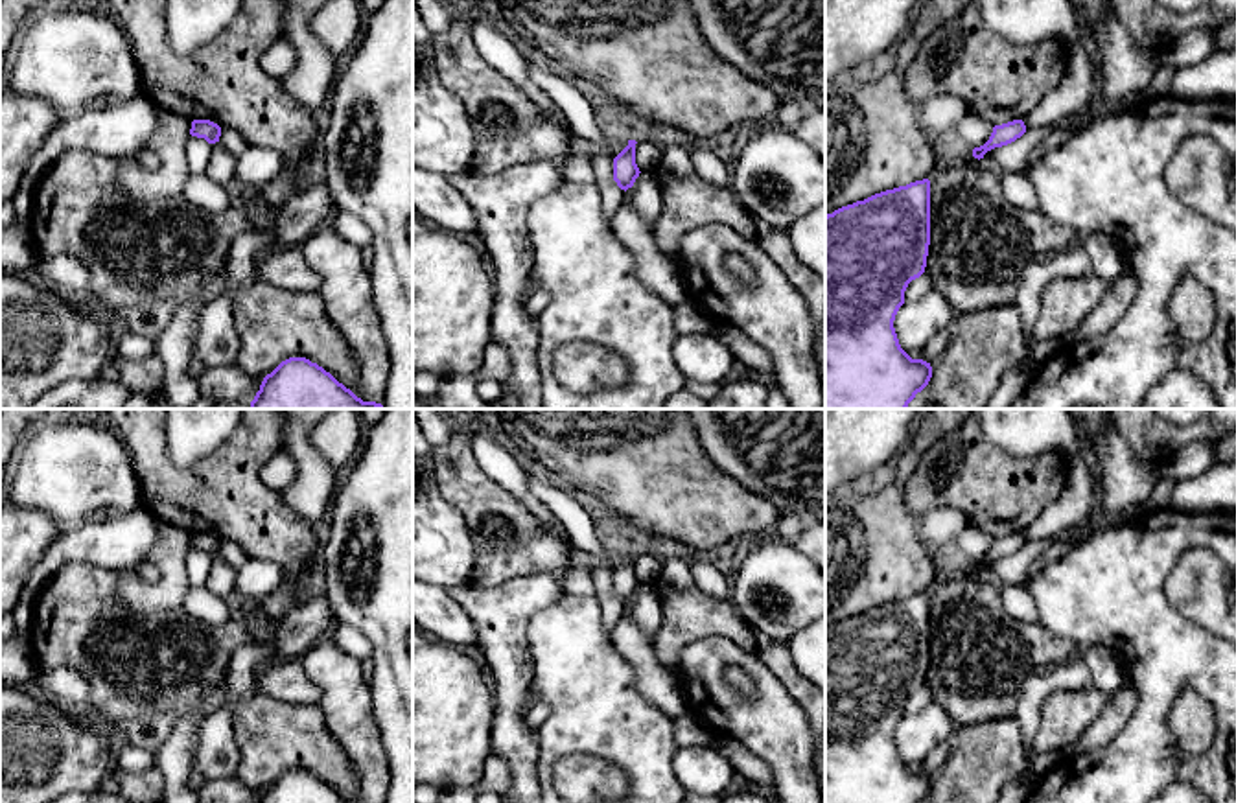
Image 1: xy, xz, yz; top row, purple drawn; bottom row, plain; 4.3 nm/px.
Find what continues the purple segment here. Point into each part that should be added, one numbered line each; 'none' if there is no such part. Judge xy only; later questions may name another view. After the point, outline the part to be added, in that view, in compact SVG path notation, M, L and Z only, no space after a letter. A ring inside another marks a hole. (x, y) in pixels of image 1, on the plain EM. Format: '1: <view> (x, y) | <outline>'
none

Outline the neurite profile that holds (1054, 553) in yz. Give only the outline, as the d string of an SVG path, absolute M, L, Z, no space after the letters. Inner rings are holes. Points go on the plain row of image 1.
M1057 543L1052 545L1044 554L1041 554L1037 560L1030 564L1026 580L1022 582L1024 588L1028 588L1030 580L1048 564L1057 562L1065 558L1074 547L1081 543Z

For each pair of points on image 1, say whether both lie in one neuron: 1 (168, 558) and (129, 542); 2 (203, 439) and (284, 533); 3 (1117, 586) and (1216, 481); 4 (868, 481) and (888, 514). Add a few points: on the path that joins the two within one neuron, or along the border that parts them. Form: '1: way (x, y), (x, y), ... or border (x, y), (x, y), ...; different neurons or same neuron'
1: border (151, 516), (153, 547), (118, 571); different neurons
2: border (236, 428), (210, 453), (186, 465), (174, 465); different neurons
3: border (1170, 505), (1181, 511), (1216, 512); different neurons
4: border (883, 485), (866, 494), (853, 494), (848, 488); different neurons

